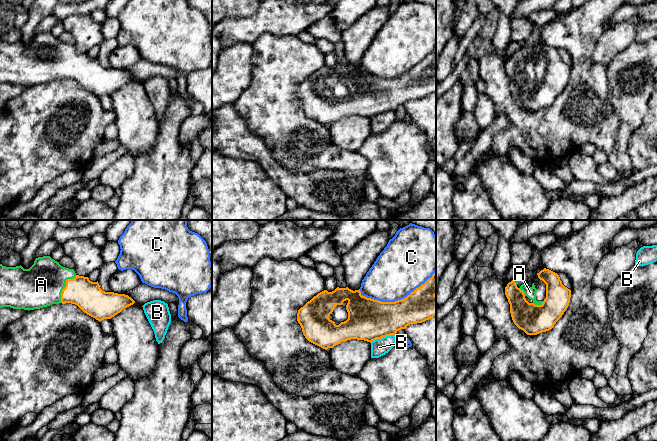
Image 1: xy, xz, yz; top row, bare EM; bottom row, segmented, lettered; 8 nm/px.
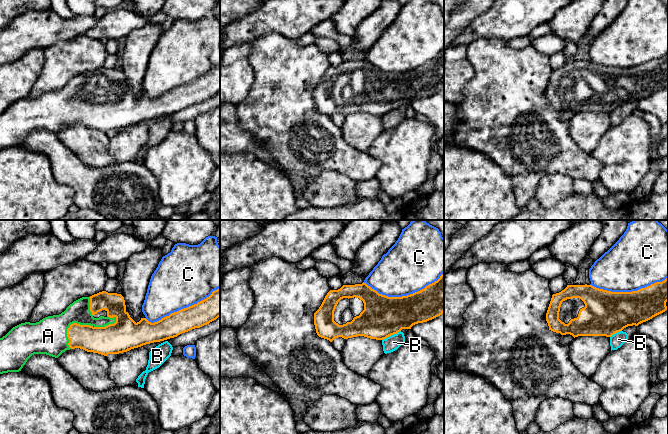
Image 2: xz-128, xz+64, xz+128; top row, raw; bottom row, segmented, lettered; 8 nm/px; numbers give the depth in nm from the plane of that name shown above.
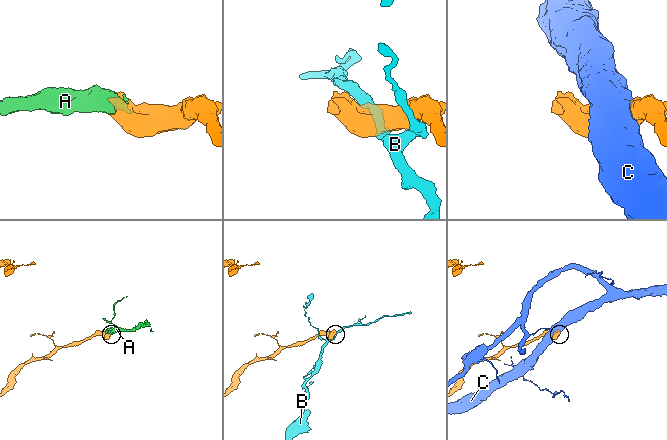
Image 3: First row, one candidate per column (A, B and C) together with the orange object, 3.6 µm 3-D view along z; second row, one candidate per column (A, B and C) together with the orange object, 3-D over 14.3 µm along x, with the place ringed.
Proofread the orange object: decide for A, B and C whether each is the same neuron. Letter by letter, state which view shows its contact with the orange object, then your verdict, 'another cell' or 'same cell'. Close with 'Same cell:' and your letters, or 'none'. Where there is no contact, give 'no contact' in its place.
A: meets orange in xy; same cell
B: meets orange in xz; another cell
C: meets orange in xz; another cell
Same cell: A

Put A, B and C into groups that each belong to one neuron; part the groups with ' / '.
A / B / C

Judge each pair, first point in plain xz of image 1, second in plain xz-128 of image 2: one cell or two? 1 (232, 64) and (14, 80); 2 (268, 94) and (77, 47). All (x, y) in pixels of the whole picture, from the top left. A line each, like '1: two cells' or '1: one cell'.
1: one cell
2: one cell

